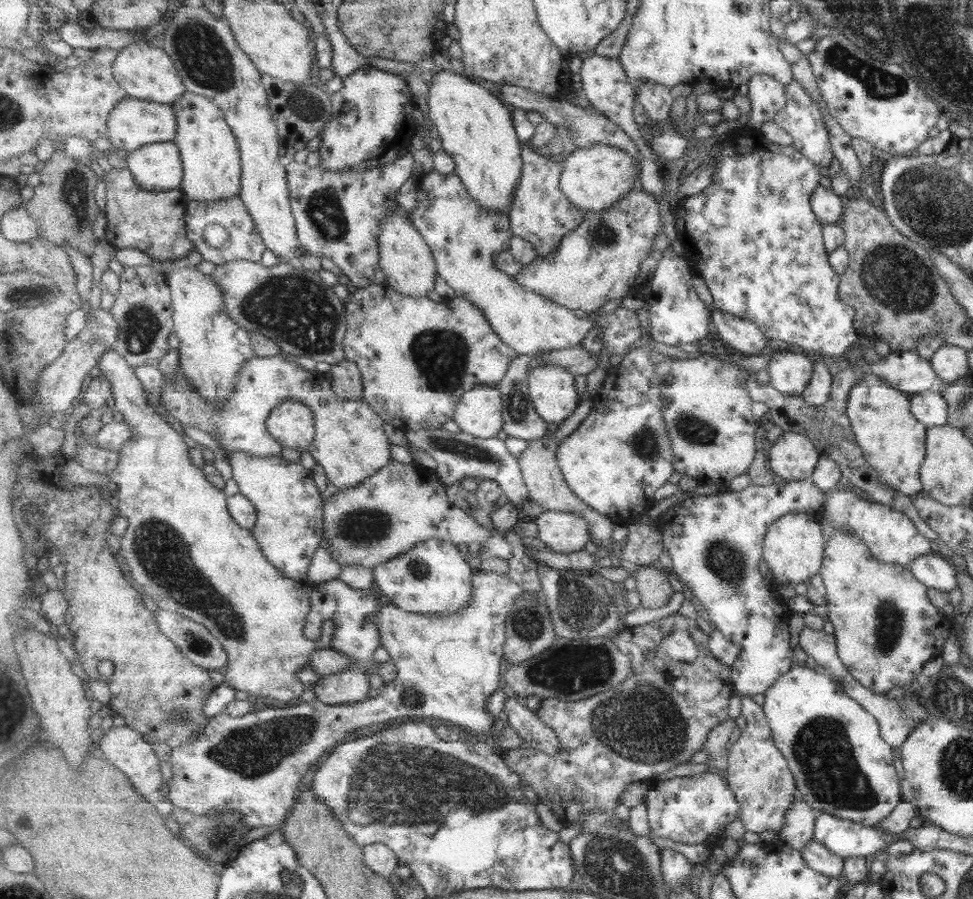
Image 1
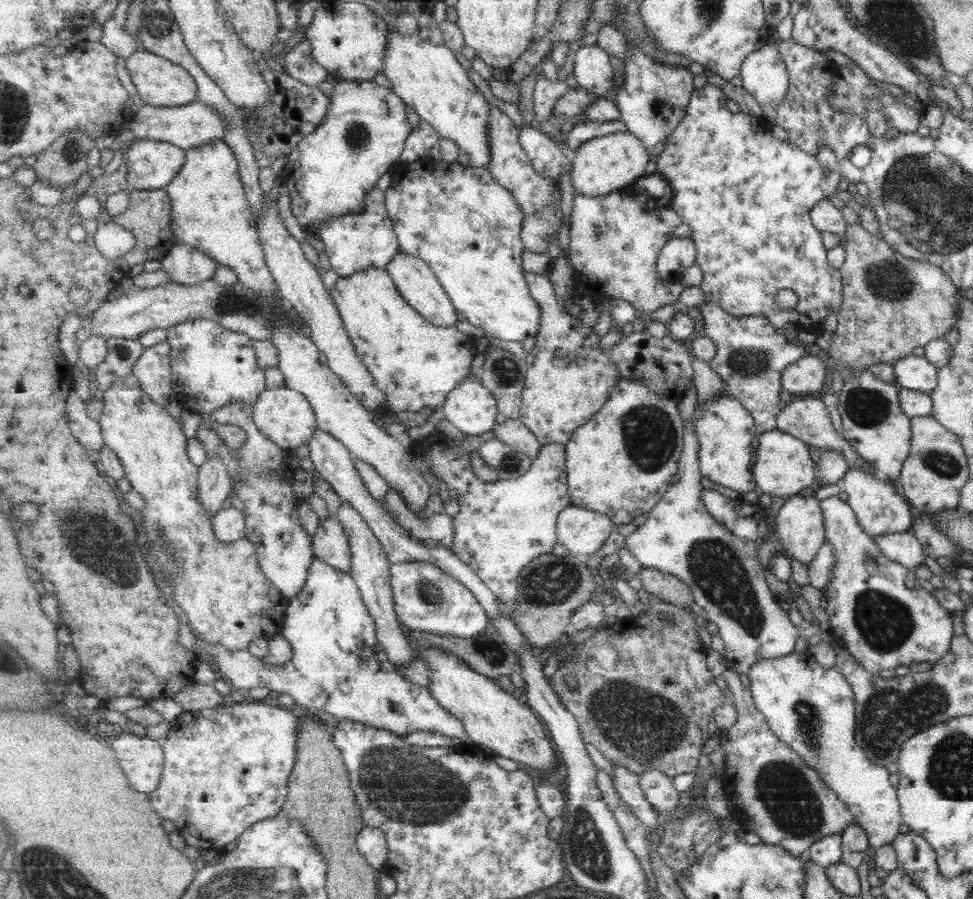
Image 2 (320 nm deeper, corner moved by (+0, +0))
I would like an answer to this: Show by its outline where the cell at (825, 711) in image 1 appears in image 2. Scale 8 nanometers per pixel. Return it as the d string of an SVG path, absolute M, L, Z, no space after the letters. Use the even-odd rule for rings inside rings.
M794 650L777 659L761 660L749 672L748 678L757 708L767 717L772 732L789 746L789 749L797 752L797 756L800 756L801 760L813 768L820 779L836 792L836 796L865 833L868 846L874 850L881 845L890 845L902 824L896 790L887 781L889 774L885 767L869 762L860 746L854 742L853 693L845 678L833 668L821 668L808 653L796 653Z

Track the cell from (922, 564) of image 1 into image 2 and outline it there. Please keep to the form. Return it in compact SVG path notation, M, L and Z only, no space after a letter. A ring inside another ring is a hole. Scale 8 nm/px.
M909 531L877 535L872 539L883 556L909 570L924 562L926 554Z

